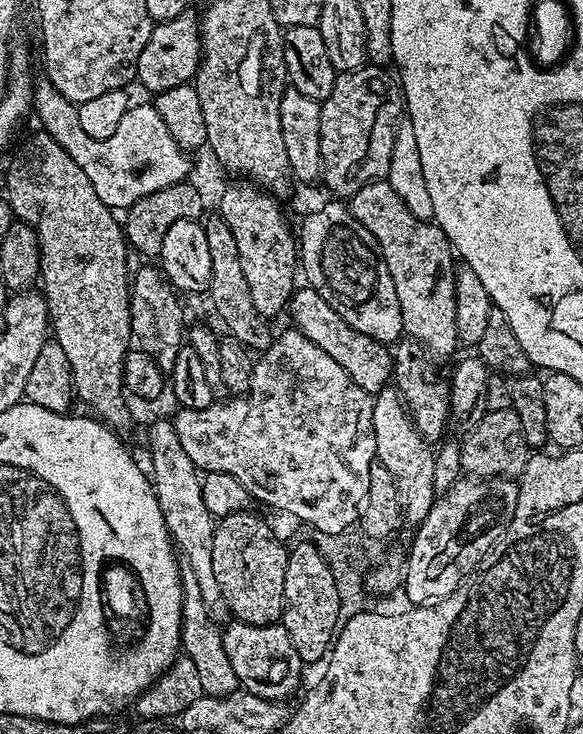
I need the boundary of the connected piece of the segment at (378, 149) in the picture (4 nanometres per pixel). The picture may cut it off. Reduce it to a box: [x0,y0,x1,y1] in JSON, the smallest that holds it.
[320,66,406,198]

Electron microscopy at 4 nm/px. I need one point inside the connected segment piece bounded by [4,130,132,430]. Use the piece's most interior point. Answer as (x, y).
(84, 268)

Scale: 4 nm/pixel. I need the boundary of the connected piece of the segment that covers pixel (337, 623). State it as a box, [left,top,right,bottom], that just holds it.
[282,542,342,665]

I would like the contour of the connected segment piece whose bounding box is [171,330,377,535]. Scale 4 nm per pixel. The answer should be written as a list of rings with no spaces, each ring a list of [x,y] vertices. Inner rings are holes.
[[[289,330],[289,332],[282,333],[281,336],[279,333],[273,339],[272,345],[263,349],[259,356],[252,365],[252,377],[246,394],[233,395],[223,402],[213,402],[205,409],[181,407],[177,411],[177,416],[171,417],[172,426],[178,434],[178,442],[182,442],[182,450],[186,450],[190,462],[194,462],[194,466],[201,473],[225,472],[226,474],[234,474],[234,478],[238,478],[238,482],[242,482],[242,486],[246,486],[248,495],[253,501],[261,500],[262,503],[269,504],[270,507],[277,508],[280,512],[289,512],[290,515],[297,516],[302,523],[309,524],[310,529],[317,532],[342,535],[353,526],[359,525],[360,515],[368,505],[370,466],[377,459],[374,422],[372,421],[373,397],[366,390],[362,390],[362,386],[358,386],[350,378],[350,374],[346,374],[346,370],[342,370],[342,366],[338,366],[338,362],[334,362],[334,358],[330,358],[330,354],[326,354],[326,350],[314,346],[314,342],[310,342],[310,338],[306,338],[301,332]]]

